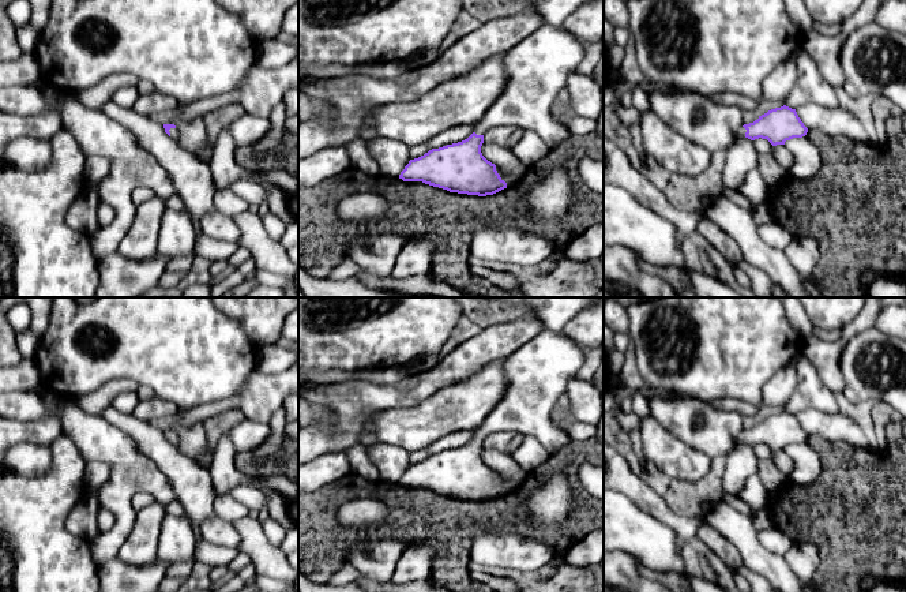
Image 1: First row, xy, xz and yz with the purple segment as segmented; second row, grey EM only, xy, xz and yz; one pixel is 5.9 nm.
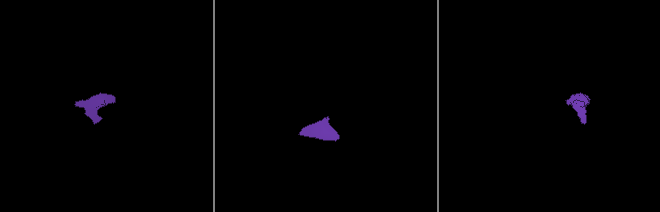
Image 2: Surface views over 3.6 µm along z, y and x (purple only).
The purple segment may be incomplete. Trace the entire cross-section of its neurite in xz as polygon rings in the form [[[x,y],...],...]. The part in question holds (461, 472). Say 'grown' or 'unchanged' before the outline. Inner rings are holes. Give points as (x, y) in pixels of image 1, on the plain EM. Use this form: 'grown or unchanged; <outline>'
grown; [[[544,329],[504,359],[505,397],[474,431],[474,438],[462,447],[410,465],[399,484],[478,502],[507,494],[496,471],[481,458],[484,439],[510,430],[535,436],[550,454],[574,443],[552,419],[552,409],[564,398],[567,383],[578,375],[583,361],[579,342],[563,330]]]

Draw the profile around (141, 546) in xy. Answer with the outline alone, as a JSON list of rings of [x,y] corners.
[[[157,501],[135,513],[134,528],[119,551],[121,561],[140,566],[157,559],[158,539],[165,514],[165,506]]]

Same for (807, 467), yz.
[[[807,441],[786,446],[785,453],[793,461],[787,482],[811,486],[819,480],[822,475],[822,461],[819,453]]]

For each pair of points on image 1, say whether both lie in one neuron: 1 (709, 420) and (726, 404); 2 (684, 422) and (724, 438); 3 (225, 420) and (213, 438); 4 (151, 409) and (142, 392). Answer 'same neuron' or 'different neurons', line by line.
1: different neurons
2: same neuron
3: same neuron
4: different neurons

